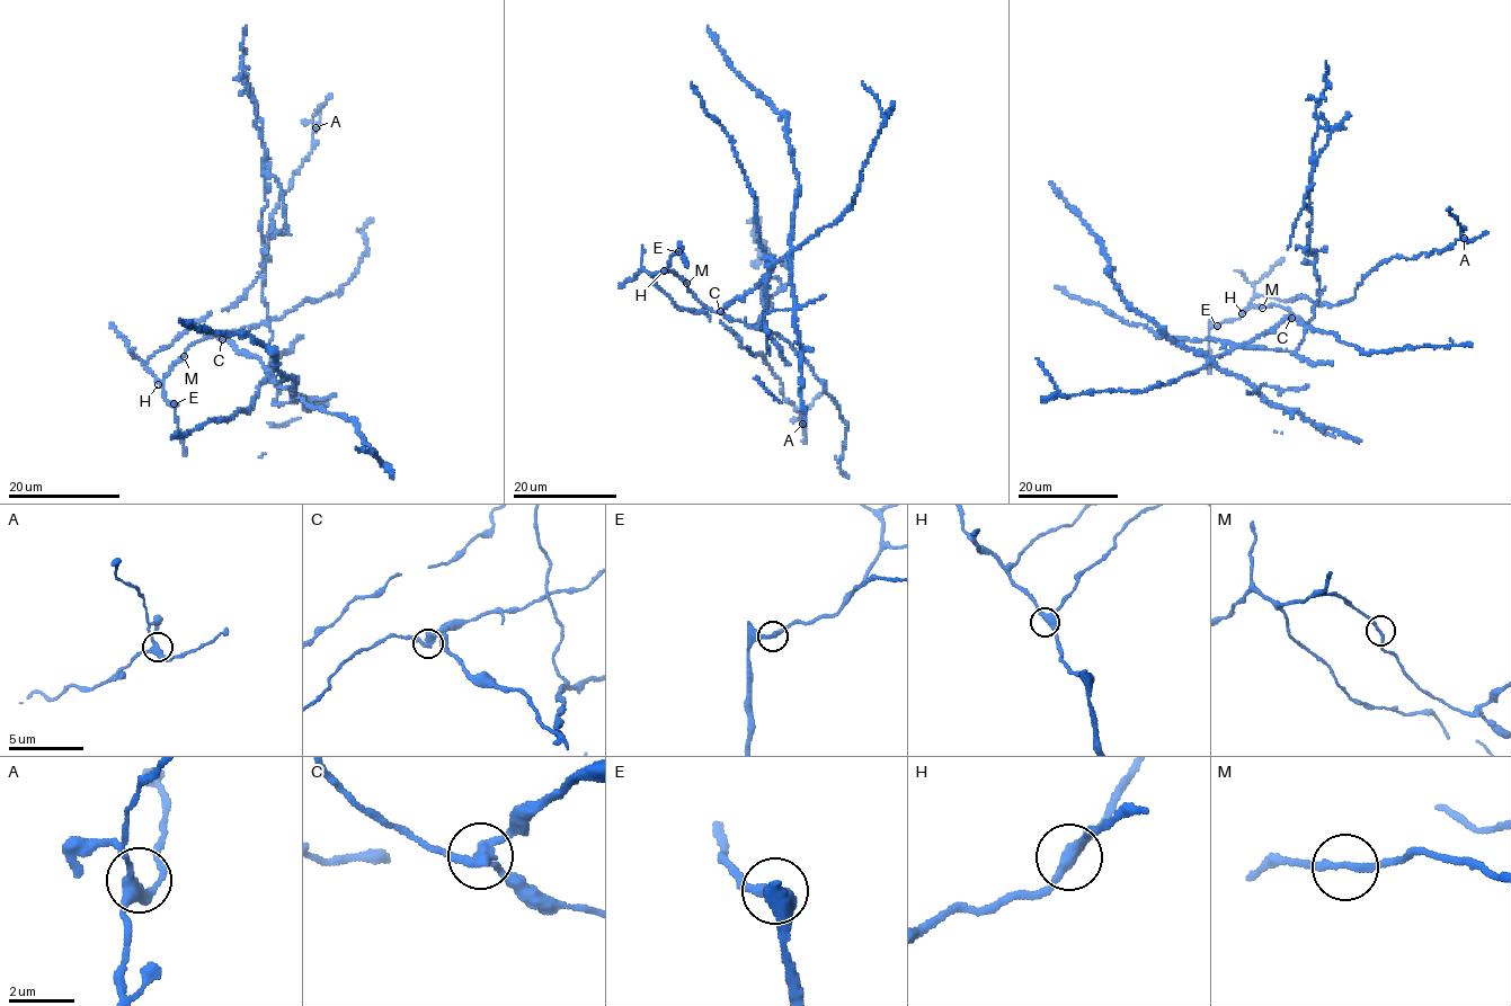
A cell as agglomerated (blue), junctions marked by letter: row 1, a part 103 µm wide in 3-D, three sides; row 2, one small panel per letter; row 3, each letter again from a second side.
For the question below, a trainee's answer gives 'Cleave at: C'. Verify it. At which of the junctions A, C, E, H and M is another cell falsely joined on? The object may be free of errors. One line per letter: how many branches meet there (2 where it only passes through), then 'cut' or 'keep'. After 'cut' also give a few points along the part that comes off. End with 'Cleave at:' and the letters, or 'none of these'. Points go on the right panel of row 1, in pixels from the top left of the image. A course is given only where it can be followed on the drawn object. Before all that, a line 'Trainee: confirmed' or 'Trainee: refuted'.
Trainee: confirmed
A: branches 3; keep
C: branches 3; cut; course (1291, 318), (1286, 317), (1273, 329), (1212, 358), (1182, 347), (1128, 304), (1101, 241), (1050, 180)
E: branches 2; keep
H: branches 3; keep
M: branches 2; keep
Cleave at: C

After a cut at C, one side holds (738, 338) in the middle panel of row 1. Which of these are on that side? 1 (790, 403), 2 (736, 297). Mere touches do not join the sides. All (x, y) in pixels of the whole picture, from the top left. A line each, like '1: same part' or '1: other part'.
1: same part
2: other part

